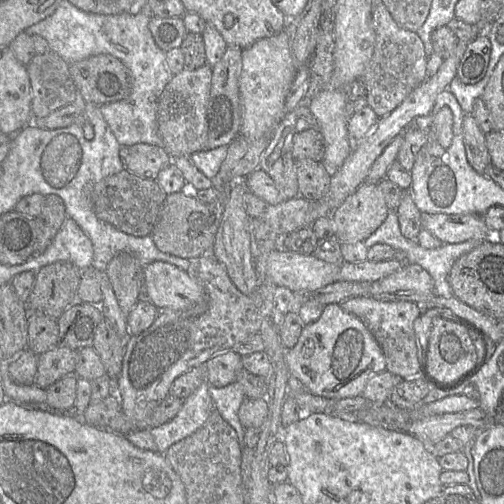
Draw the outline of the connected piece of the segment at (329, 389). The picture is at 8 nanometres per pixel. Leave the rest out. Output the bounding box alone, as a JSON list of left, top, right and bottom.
[286,304,386,401]

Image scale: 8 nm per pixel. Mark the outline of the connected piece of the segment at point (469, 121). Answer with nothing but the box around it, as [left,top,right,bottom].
[463,113,491,174]

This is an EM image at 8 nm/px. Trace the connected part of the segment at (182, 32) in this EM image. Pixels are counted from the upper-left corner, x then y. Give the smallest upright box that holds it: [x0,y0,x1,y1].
[149,17,188,52]

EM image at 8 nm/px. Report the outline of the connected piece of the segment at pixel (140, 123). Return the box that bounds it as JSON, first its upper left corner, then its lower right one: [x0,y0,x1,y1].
[100,99,162,147]

